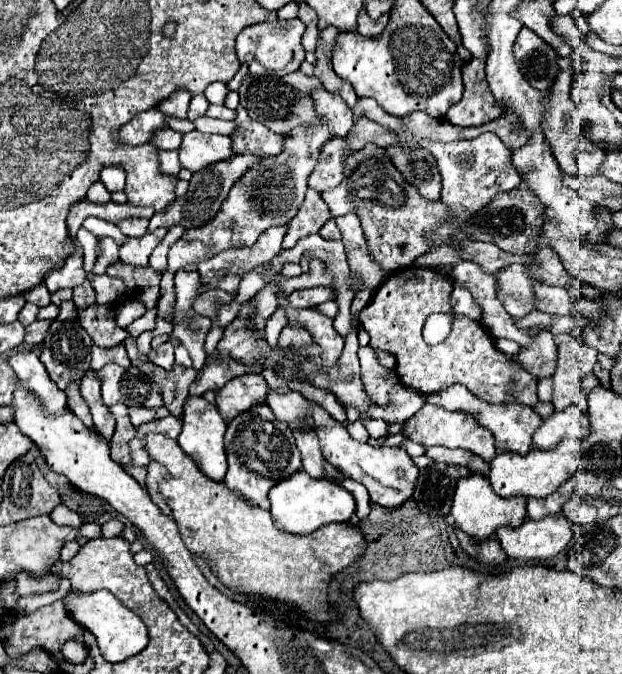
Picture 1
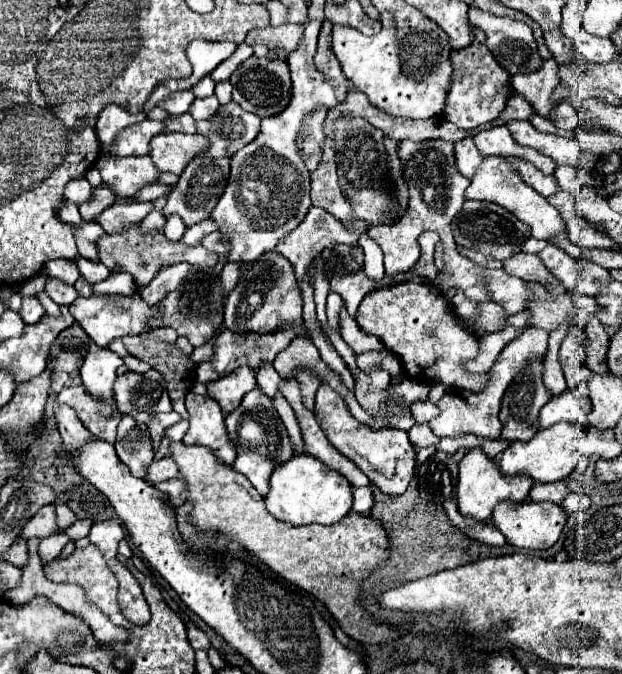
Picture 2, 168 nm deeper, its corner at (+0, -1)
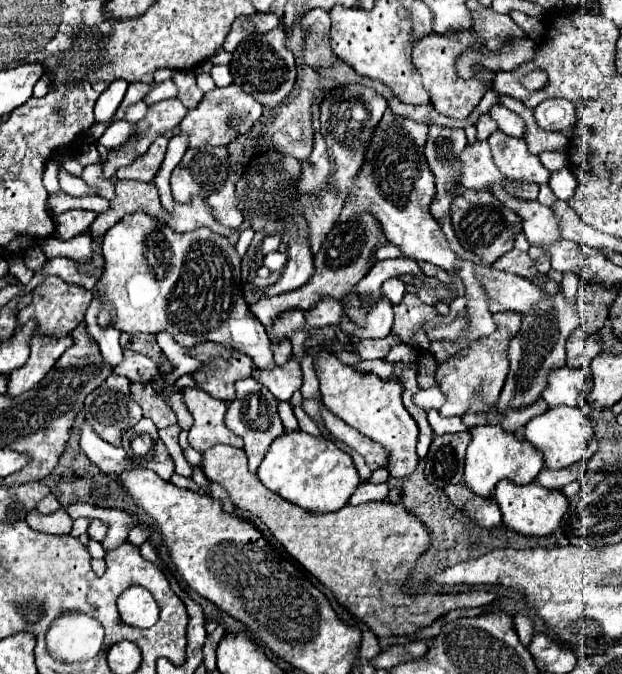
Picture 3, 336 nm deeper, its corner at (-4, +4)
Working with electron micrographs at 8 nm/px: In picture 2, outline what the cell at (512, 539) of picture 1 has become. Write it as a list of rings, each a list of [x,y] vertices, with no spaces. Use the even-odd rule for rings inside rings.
[[[510,501],[500,503],[492,513],[492,523],[504,533],[510,545],[518,549],[550,549],[562,535],[562,529],[566,525],[566,513],[560,505],[554,503],[532,503],[524,501],[520,505],[512,505]]]

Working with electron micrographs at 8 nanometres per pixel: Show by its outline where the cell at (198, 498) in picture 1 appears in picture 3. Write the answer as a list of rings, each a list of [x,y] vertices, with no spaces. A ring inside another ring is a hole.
[[[220,444],[220,446],[214,446],[212,450],[206,450],[202,456],[204,456],[204,464],[202,464],[204,474],[212,482],[224,486],[226,492],[230,494],[232,502],[238,508],[248,510],[254,516],[258,516],[268,526],[268,530],[274,534],[274,538],[308,572],[312,572],[326,588],[330,588],[342,606],[346,606],[360,622],[368,624],[368,628],[378,638],[392,636],[392,634],[396,634],[396,636],[408,636],[408,634],[416,632],[420,626],[432,624],[438,616],[442,616],[442,614],[446,614],[446,612],[450,612],[454,608],[484,606],[484,604],[490,604],[494,598],[498,598],[498,594],[486,592],[486,590],[446,592],[446,594],[438,594],[438,592],[408,594],[408,590],[404,588],[404,584],[406,584],[412,568],[416,566],[418,558],[430,548],[430,532],[428,532],[428,528],[414,514],[410,514],[400,504],[392,504],[392,502],[366,502],[366,504],[360,504],[360,506],[346,504],[338,512],[312,514],[312,512],[308,512],[308,510],[292,504],[292,502],[280,498],[278,494],[272,494],[272,490],[268,490],[260,482],[260,478],[248,470],[248,460],[246,460],[244,450]]]

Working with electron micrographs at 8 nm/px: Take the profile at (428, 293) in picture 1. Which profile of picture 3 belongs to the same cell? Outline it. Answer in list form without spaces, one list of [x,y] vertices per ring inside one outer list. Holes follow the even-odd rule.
[[[404,294],[402,302],[394,306],[394,326],[392,332],[404,342],[404,344],[412,344],[412,334],[414,330],[426,322],[432,320],[436,316],[436,308],[424,304],[418,296],[414,294]]]

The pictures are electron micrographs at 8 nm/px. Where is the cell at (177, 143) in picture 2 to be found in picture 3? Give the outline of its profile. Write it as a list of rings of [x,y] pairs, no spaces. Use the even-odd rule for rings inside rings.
[[[158,136],[152,142],[152,146],[148,148],[148,152],[144,156],[136,158],[136,162],[132,162],[130,166],[120,168],[116,172],[116,178],[118,180],[142,180],[142,182],[150,182],[156,176],[162,160],[164,160],[166,144],[168,144],[168,140],[164,136]]]

